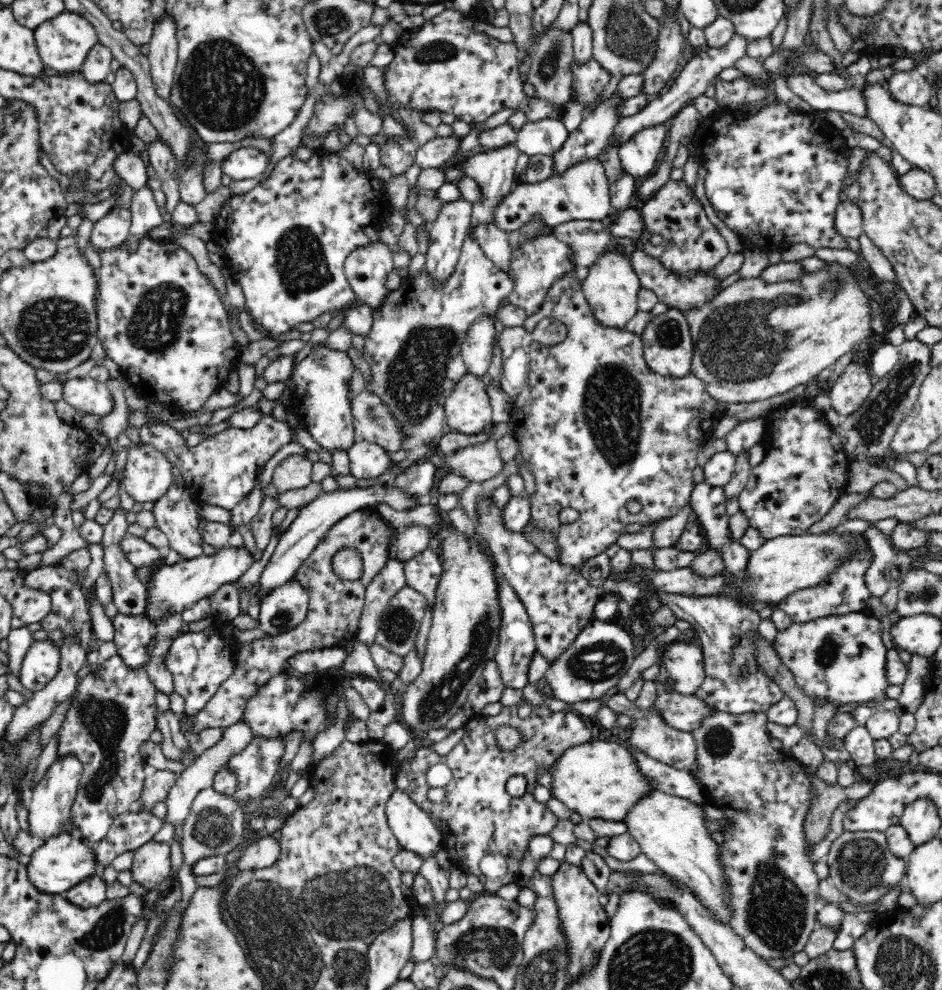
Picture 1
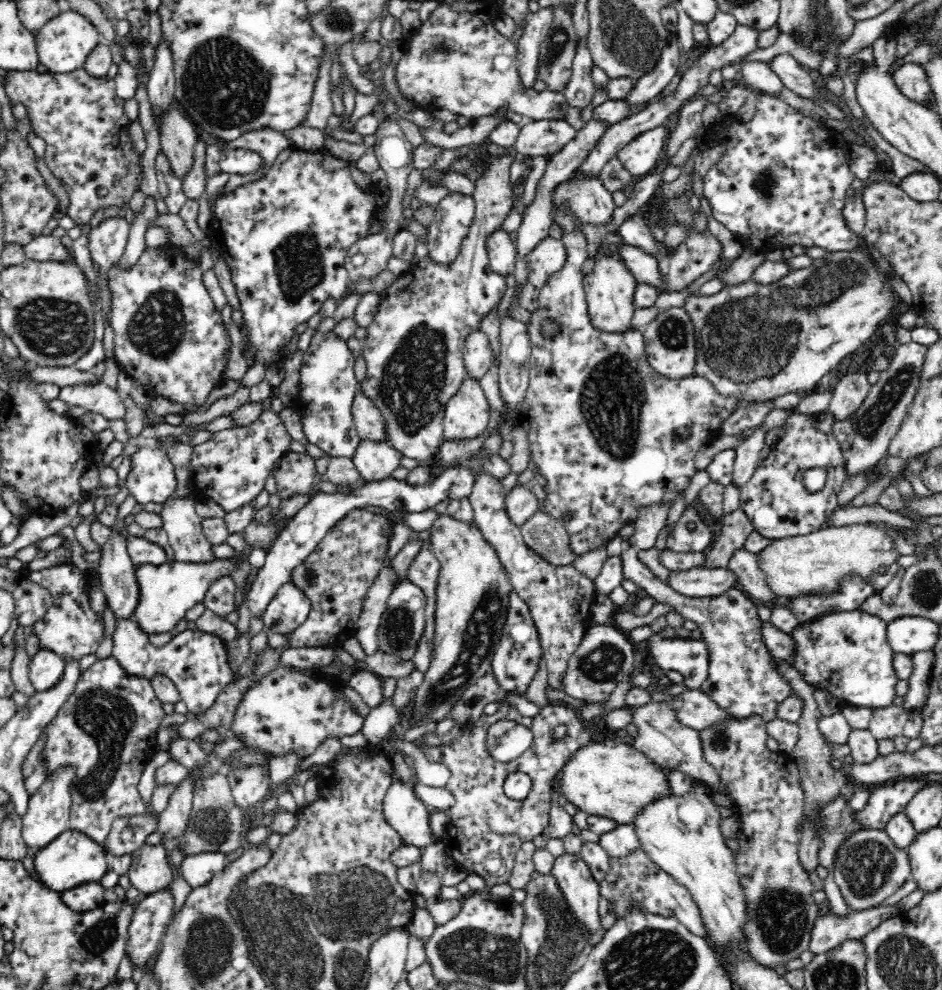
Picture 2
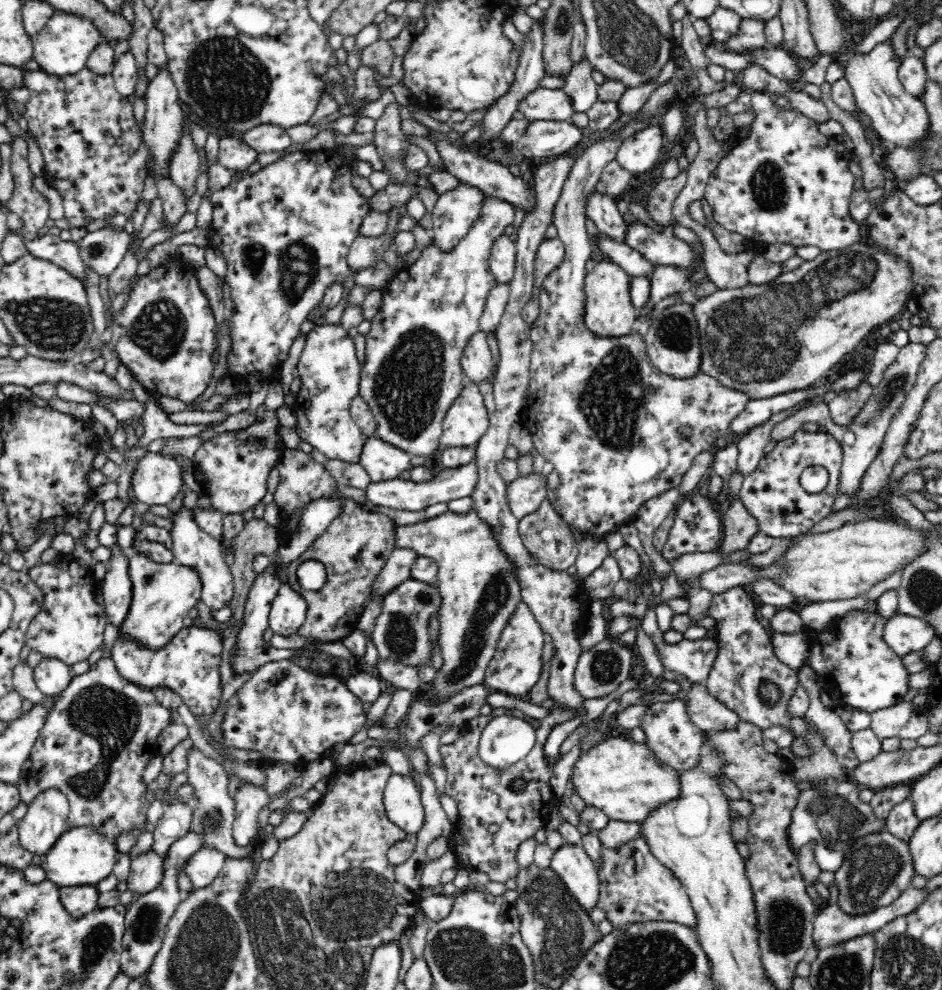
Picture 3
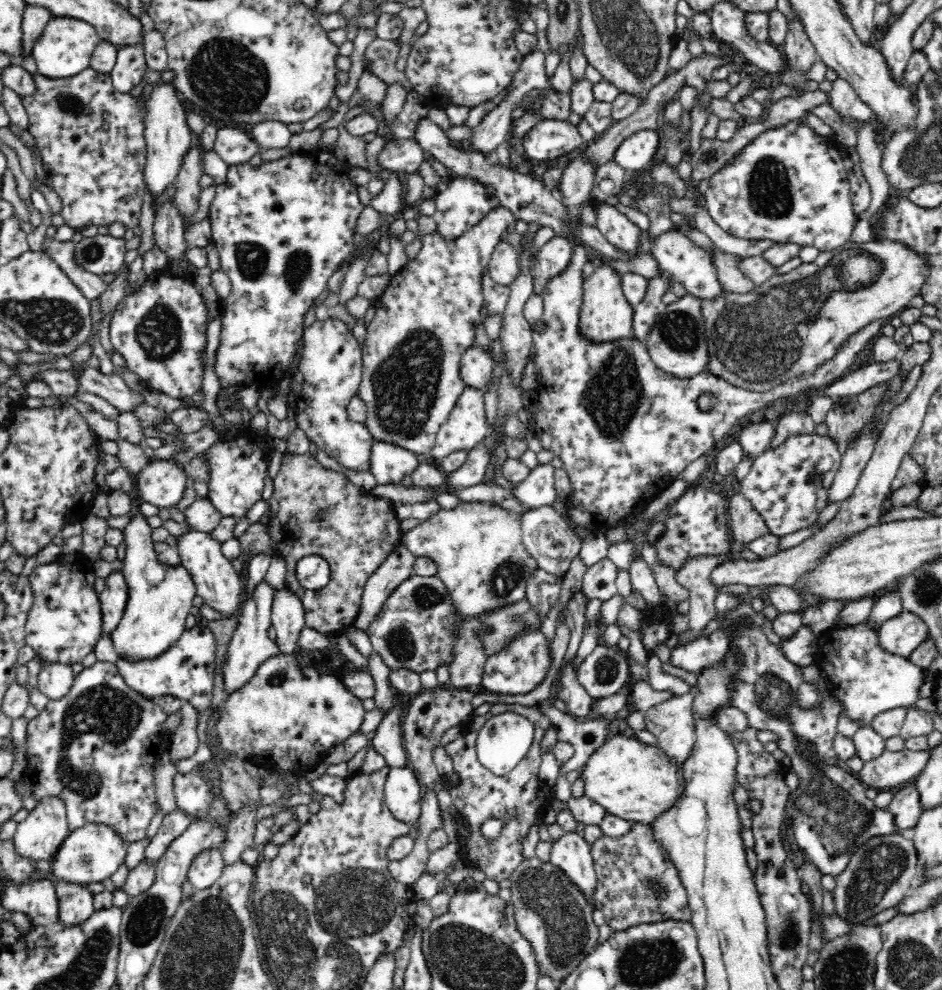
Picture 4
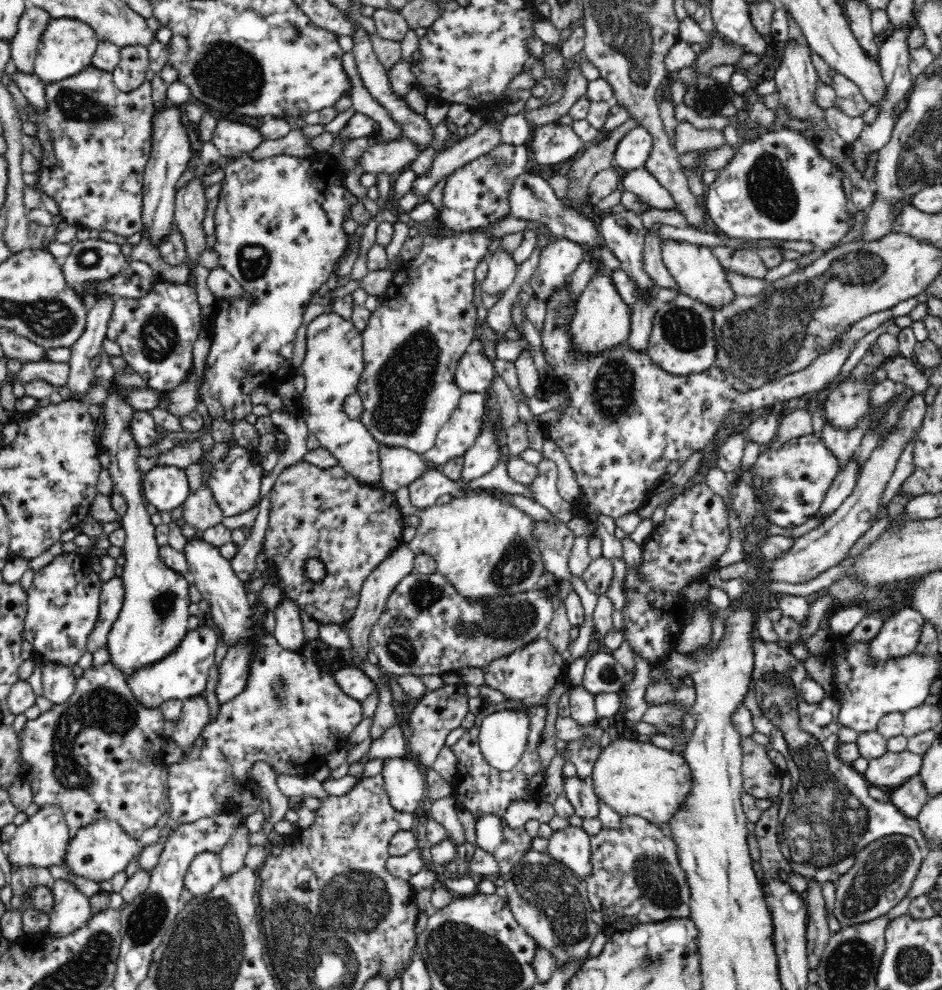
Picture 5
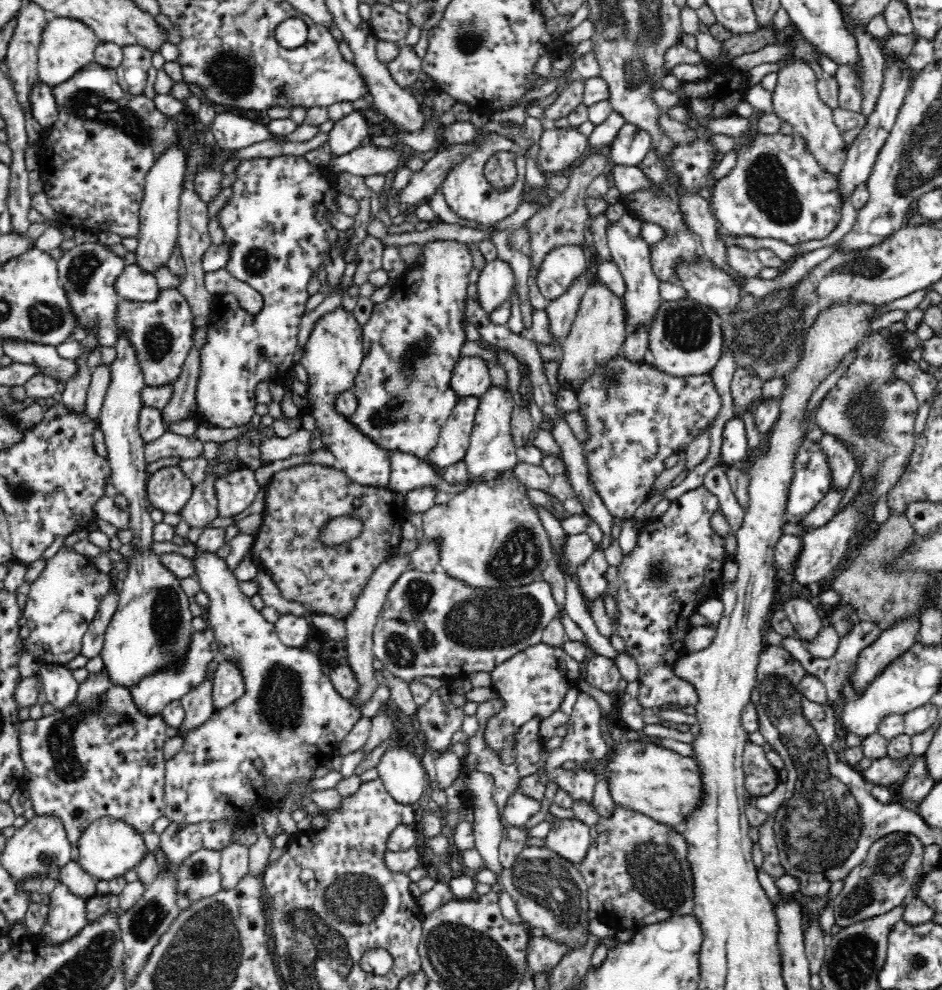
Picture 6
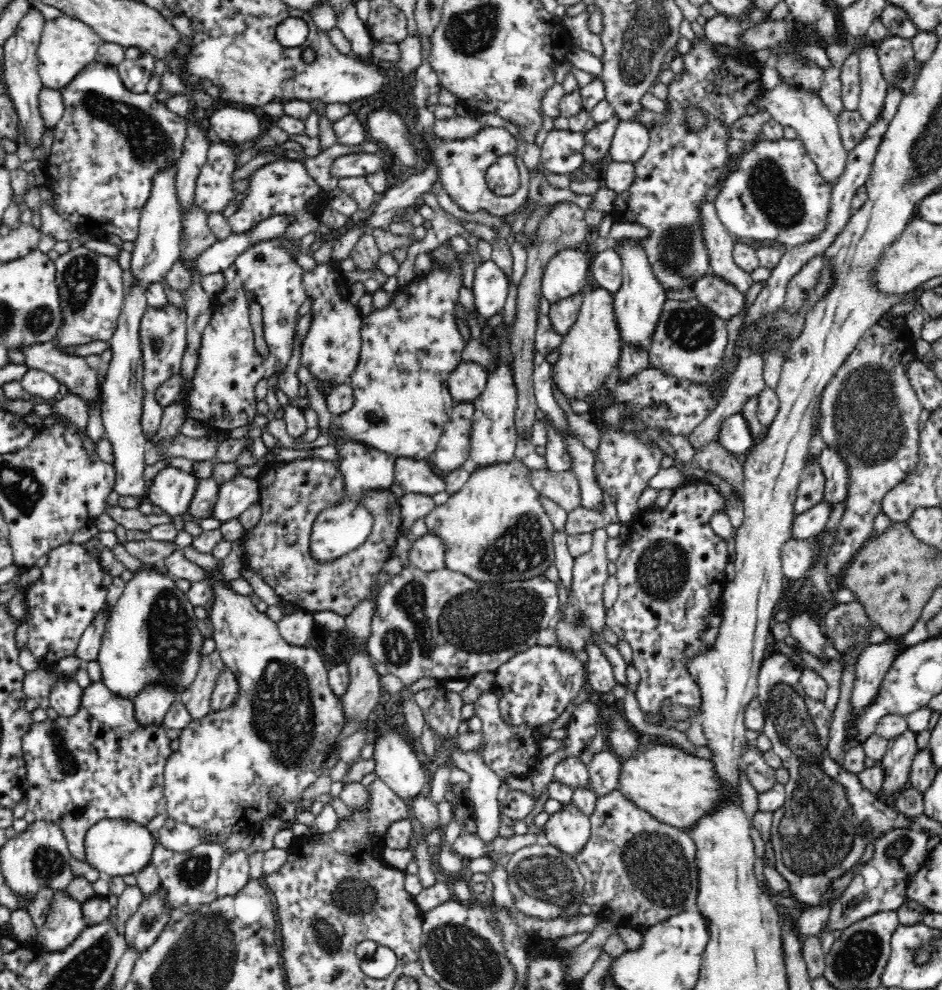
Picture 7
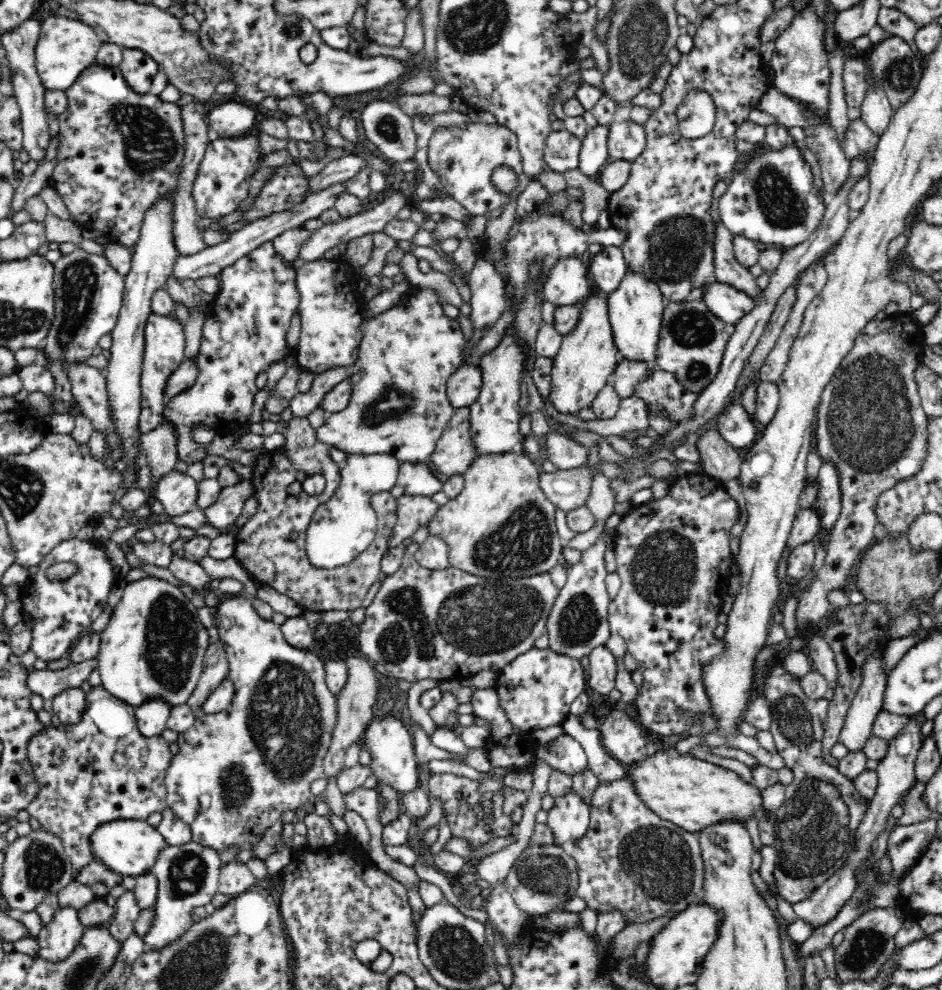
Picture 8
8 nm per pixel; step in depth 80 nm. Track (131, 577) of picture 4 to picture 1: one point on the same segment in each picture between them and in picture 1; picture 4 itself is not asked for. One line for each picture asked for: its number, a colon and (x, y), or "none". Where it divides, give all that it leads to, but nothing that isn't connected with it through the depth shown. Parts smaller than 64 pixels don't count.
1: (176, 588)
2: (166, 593)
3: (164, 594)

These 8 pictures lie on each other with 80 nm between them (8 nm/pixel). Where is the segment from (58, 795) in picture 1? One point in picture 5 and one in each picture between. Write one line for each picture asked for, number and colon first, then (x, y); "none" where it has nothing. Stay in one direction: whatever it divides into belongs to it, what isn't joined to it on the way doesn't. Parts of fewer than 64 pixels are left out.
2: (49, 808)
3: (47, 816)
4: (38, 836)
5: (41, 840)

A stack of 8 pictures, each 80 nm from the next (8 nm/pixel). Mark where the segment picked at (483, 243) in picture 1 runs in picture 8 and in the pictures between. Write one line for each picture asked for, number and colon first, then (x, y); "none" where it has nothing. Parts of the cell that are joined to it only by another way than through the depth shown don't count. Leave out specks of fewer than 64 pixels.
2: (502, 256)
3: (501, 262)
4: (503, 266)
5: (502, 268)
6: (496, 279)
7: (491, 285)
8: (489, 295)

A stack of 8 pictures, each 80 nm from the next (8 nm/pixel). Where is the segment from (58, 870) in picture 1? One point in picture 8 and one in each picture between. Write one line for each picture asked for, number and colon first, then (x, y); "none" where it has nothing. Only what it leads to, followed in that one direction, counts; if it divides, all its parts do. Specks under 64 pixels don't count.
2: (71, 859)
3: (81, 856)
4: (92, 853)
5: (96, 852)
6: (108, 848)
7: (115, 847)
8: (127, 847)

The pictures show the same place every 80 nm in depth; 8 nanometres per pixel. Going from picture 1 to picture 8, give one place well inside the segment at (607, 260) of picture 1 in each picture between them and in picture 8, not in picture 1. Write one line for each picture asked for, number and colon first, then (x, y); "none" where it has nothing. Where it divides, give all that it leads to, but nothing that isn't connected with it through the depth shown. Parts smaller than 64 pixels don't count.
2: (610, 286)
3: (609, 311)
4: (606, 315)
5: (602, 320)
6: (599, 329)
7: (591, 349)
8: (588, 355)

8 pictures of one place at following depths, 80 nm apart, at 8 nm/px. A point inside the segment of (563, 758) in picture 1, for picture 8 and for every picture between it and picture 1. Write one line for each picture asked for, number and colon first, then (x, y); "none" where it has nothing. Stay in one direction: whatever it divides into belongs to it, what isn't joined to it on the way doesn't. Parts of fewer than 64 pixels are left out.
2: (606, 778)
3: (625, 780)
4: (637, 782)
5: (633, 778)
6: (641, 777)
7: (677, 789)
8: (689, 792)

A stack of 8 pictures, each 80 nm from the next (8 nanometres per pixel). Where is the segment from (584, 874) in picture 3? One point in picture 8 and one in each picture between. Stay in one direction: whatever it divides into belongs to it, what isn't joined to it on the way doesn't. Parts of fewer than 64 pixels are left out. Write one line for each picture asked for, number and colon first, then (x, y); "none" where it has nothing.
4: (571, 853)
5: (572, 847)
6: (570, 839)
7: (568, 831)
8: (569, 820)

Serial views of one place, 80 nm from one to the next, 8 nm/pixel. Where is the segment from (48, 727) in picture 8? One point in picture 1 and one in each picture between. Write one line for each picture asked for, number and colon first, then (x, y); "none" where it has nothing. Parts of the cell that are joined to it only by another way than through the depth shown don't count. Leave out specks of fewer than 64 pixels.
1: (112, 715)
2: (107, 728)
3: (101, 732)
4: (96, 747)
5: (98, 755)
6: (100, 757)
7: (101, 763)

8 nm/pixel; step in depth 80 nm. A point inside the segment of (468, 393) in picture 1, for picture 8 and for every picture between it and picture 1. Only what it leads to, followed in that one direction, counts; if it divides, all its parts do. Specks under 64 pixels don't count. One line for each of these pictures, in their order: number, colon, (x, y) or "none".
2: (467, 413)
3: (466, 421)
4: (467, 425)
5: (465, 425)
6: (455, 435)
7: (453, 448)
8: (454, 452)

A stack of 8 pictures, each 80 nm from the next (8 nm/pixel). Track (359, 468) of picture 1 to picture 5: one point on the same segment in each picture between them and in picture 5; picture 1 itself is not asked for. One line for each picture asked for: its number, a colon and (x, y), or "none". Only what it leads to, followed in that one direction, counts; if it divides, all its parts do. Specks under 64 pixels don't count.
2: (375, 461)
3: (382, 461)
4: (389, 463)
5: (399, 466)

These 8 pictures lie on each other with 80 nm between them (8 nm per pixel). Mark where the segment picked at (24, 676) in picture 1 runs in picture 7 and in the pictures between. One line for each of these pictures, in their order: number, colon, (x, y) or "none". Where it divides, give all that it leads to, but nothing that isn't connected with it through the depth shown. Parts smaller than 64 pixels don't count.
2: (45, 667)
3: (52, 676)
4: (55, 679)
5: (58, 681)
6: (60, 687)
7: (65, 694)

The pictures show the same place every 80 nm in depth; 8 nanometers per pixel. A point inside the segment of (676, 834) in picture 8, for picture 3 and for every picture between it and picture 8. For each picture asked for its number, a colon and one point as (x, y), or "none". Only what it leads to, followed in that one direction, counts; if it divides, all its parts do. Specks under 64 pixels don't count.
3: (634, 886)
4: (636, 884)
5: (637, 878)
6: (636, 872)
7: (638, 871)

